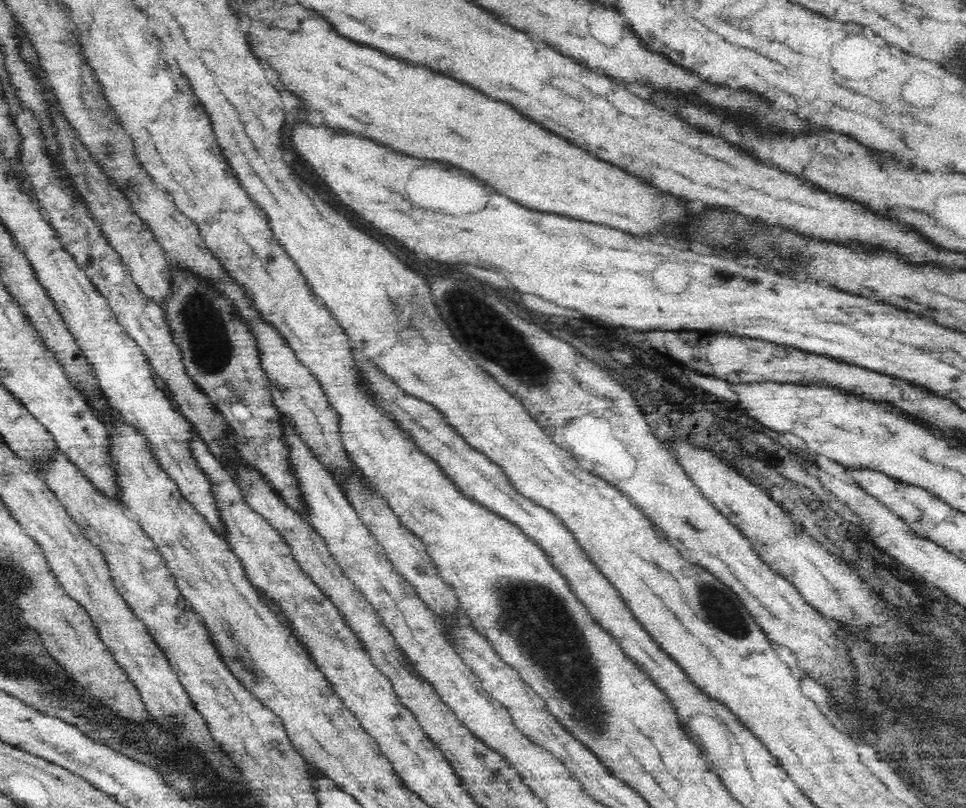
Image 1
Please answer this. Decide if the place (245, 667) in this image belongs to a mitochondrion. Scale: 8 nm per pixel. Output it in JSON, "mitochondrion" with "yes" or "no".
{"mitochondrion":"yes"}

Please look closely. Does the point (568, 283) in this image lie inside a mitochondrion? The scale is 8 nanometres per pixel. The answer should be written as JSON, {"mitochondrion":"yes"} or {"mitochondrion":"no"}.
{"mitochondrion":"no"}

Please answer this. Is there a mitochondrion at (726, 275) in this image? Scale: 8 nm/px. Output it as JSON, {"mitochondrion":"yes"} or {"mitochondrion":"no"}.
{"mitochondrion":"yes"}

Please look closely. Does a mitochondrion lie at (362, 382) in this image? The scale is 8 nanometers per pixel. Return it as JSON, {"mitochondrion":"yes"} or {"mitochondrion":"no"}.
{"mitochondrion":"no"}

